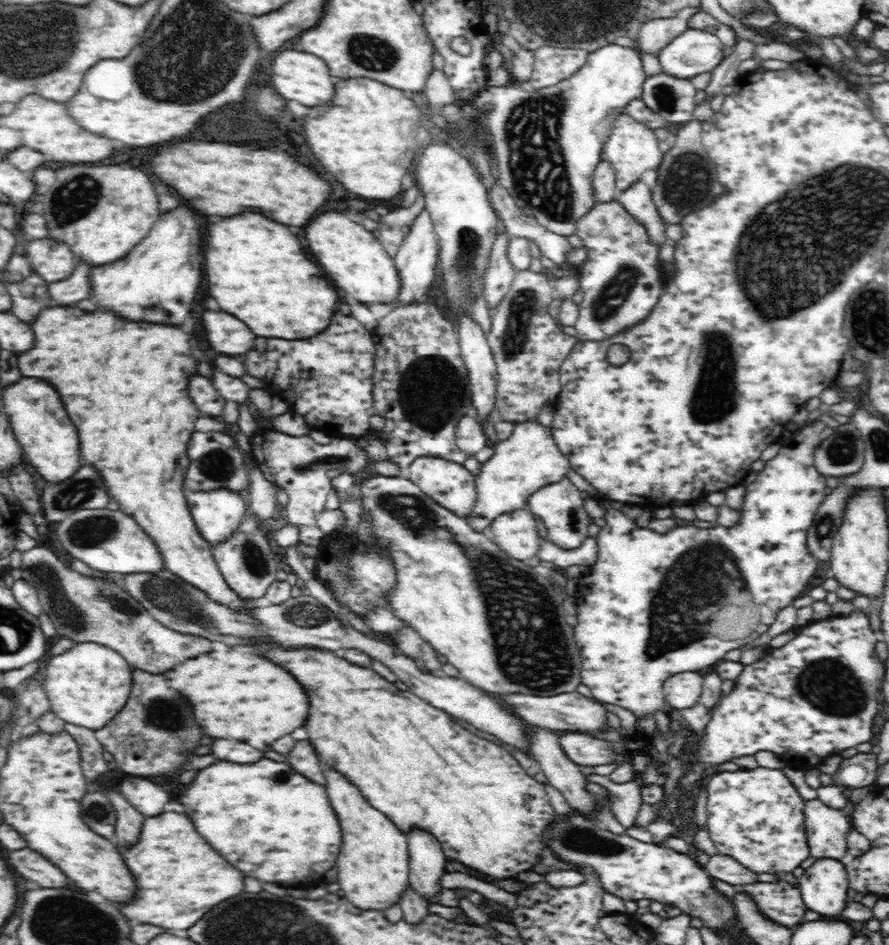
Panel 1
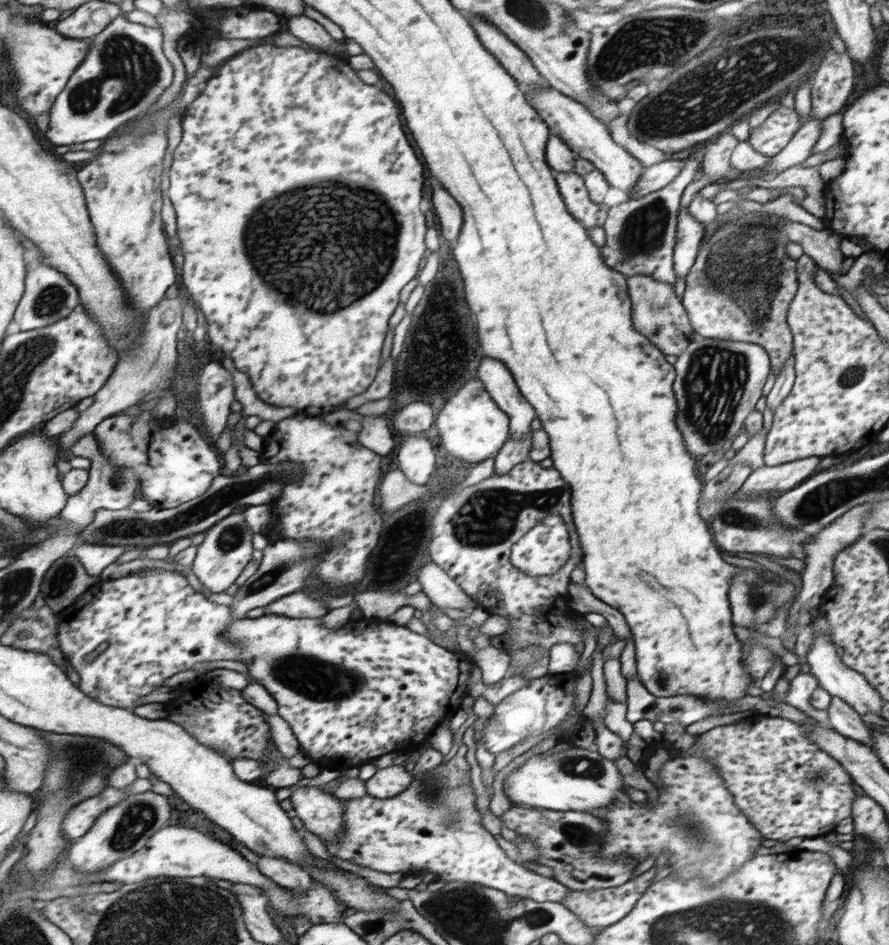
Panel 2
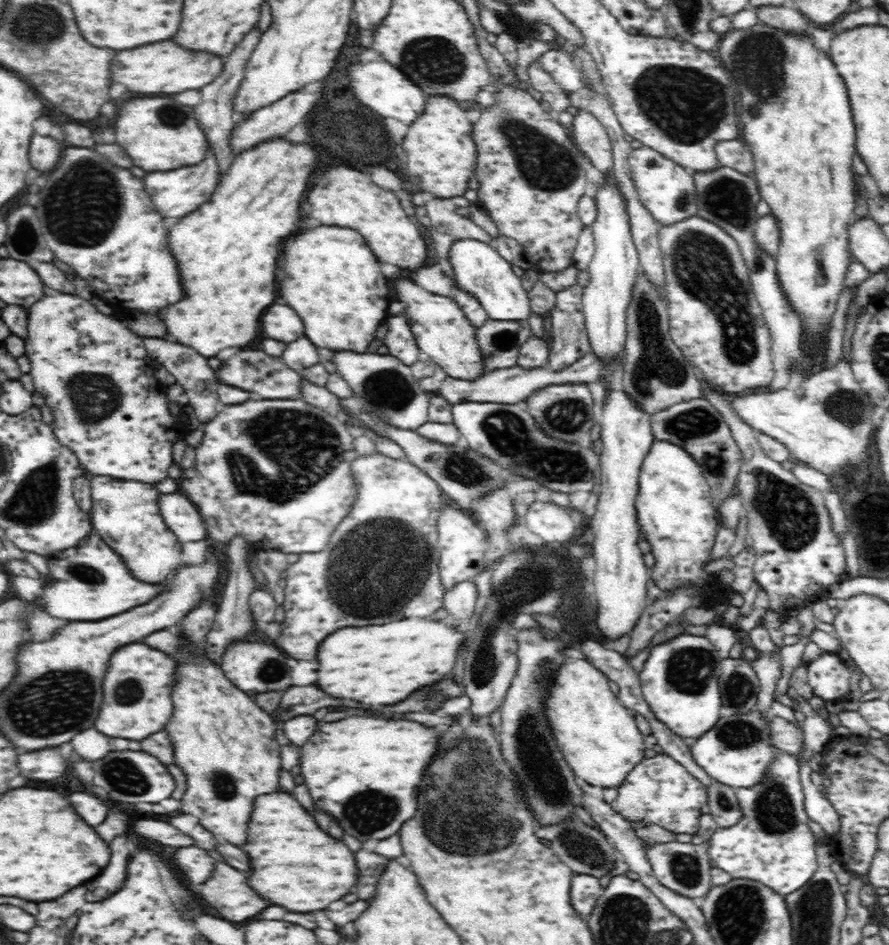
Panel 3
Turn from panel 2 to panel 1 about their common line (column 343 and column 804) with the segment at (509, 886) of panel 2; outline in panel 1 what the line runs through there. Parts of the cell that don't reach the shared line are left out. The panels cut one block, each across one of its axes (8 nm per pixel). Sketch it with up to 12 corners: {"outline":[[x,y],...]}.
{"outline":[[780,768],[706,777],[707,831],[757,874],[810,857]]}

